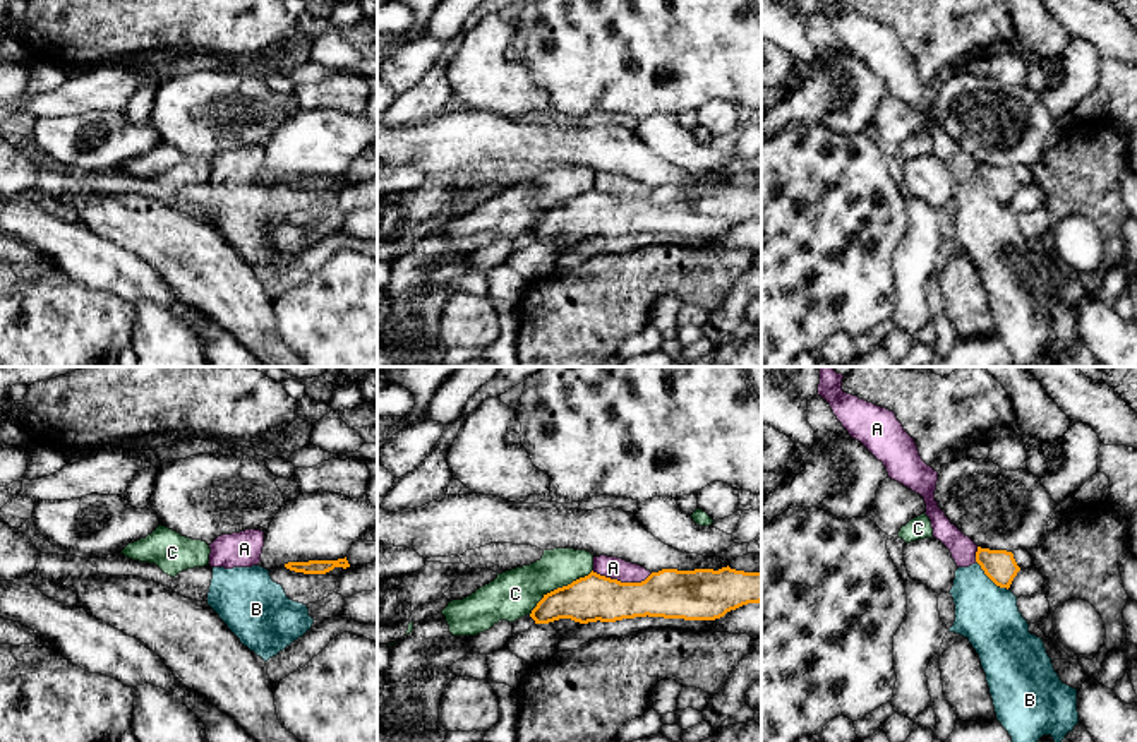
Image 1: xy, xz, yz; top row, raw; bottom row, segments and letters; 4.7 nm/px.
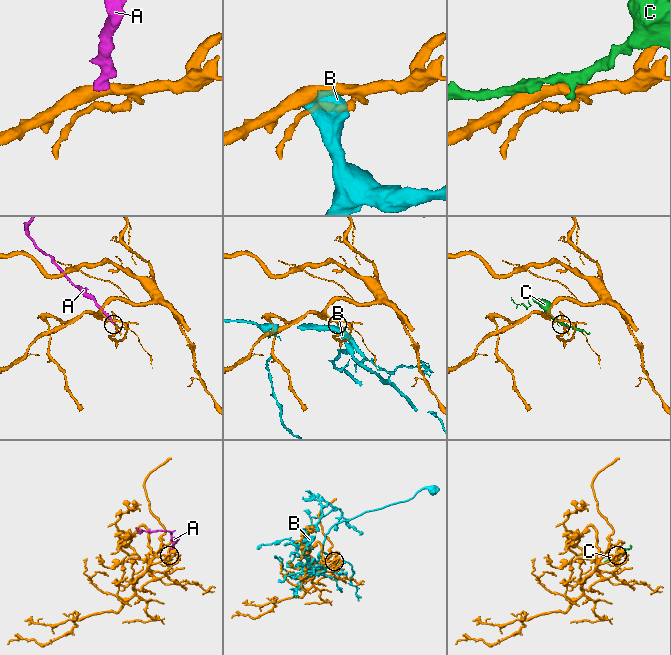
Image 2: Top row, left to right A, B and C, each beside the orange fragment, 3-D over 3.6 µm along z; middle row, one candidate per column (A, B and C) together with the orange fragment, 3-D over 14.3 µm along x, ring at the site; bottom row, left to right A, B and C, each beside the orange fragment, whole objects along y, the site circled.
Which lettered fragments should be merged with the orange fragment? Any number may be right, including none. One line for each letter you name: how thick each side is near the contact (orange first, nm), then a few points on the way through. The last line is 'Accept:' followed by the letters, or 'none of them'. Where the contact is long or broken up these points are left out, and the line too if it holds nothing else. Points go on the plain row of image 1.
Accept: none of them

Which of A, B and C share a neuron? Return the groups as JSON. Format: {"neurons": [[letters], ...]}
{"neurons": [["A", "B"], ["C"]]}

